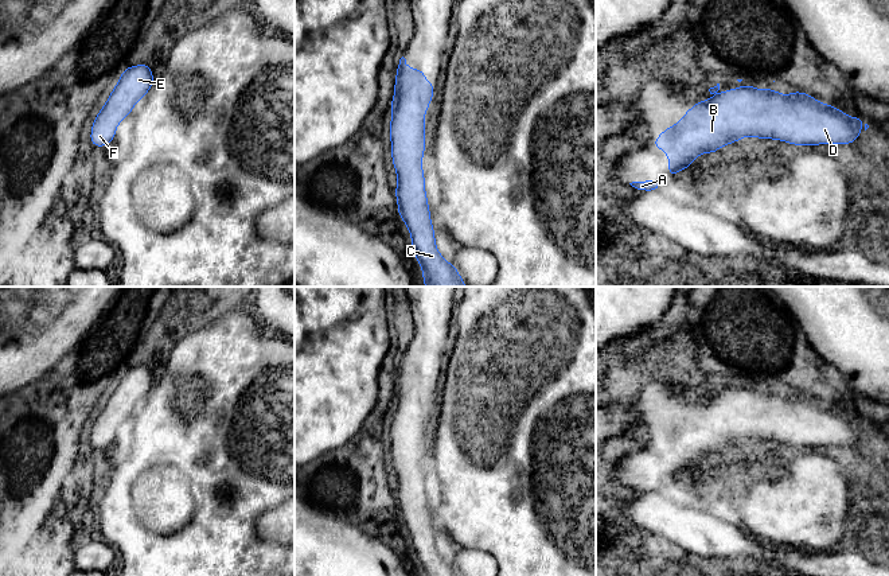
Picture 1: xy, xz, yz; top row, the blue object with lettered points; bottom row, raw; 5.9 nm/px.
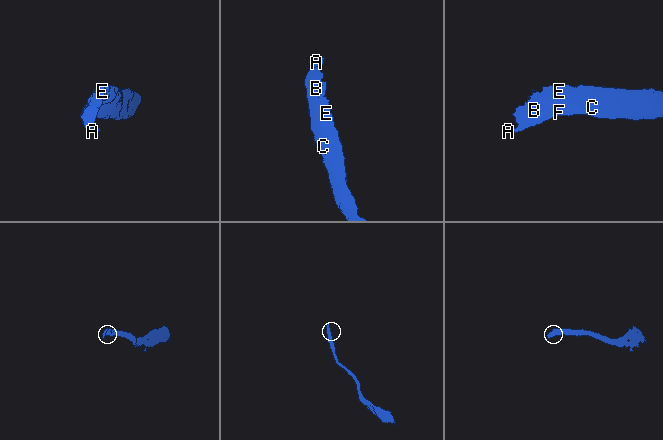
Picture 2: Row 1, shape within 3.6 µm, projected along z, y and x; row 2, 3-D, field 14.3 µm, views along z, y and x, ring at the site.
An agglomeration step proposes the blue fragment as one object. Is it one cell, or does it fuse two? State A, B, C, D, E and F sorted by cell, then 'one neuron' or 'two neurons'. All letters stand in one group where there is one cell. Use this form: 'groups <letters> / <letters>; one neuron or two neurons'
groups A B C D E F; one neuron

